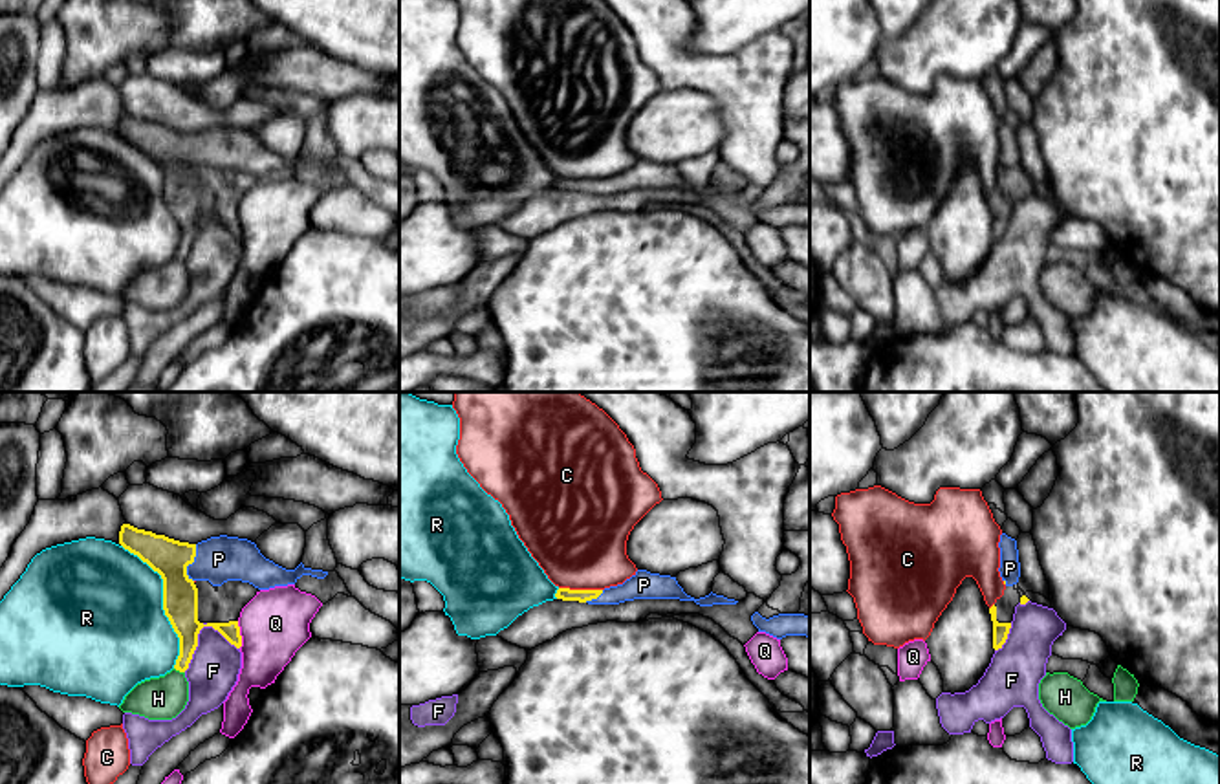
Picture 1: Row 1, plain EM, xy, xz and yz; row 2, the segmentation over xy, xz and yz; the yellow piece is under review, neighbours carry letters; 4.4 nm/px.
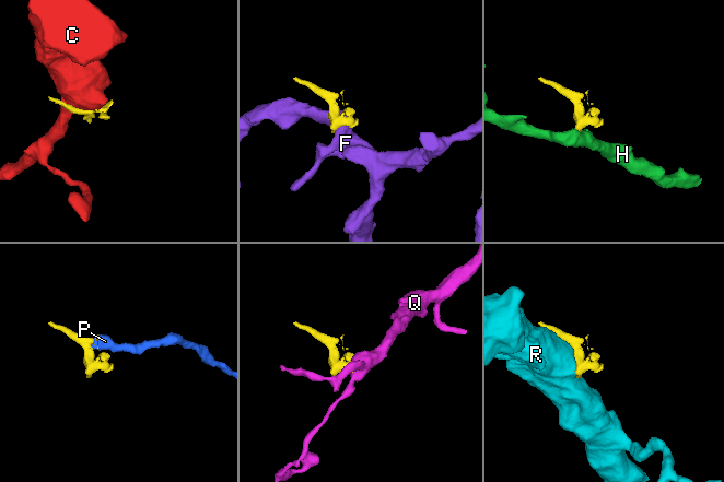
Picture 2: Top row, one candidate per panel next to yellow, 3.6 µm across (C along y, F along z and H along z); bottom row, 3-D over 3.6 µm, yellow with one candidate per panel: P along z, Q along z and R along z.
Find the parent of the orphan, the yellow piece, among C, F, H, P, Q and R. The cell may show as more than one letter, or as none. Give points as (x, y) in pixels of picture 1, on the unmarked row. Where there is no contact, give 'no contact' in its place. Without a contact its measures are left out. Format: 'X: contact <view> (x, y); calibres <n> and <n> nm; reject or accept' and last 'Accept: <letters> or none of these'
C: contact xz (581, 180); calibres 60 and 440 nm; reject
F: contact xy (198, 222); calibres 160 and 220 nm; reject
H: contact xy (180, 261); calibres 130 and 190 nm; reject
P: contact xy (191, 152); calibres 170 and 200 nm; accept
Q: contact xy (239, 224); calibres 120 and 300 nm; reject
R: contact xy (163, 193); calibres 170 and 500 nm; reject
Accept: P

